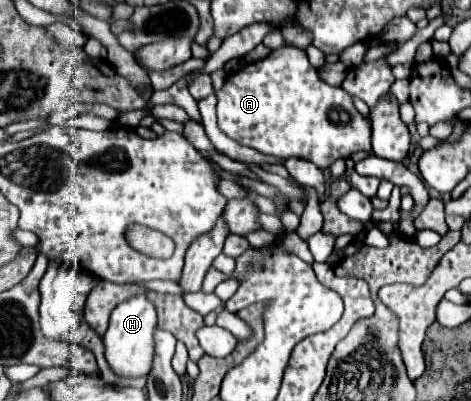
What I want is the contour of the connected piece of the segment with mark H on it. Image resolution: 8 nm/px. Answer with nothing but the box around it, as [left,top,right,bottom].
[104,296,156,378]

